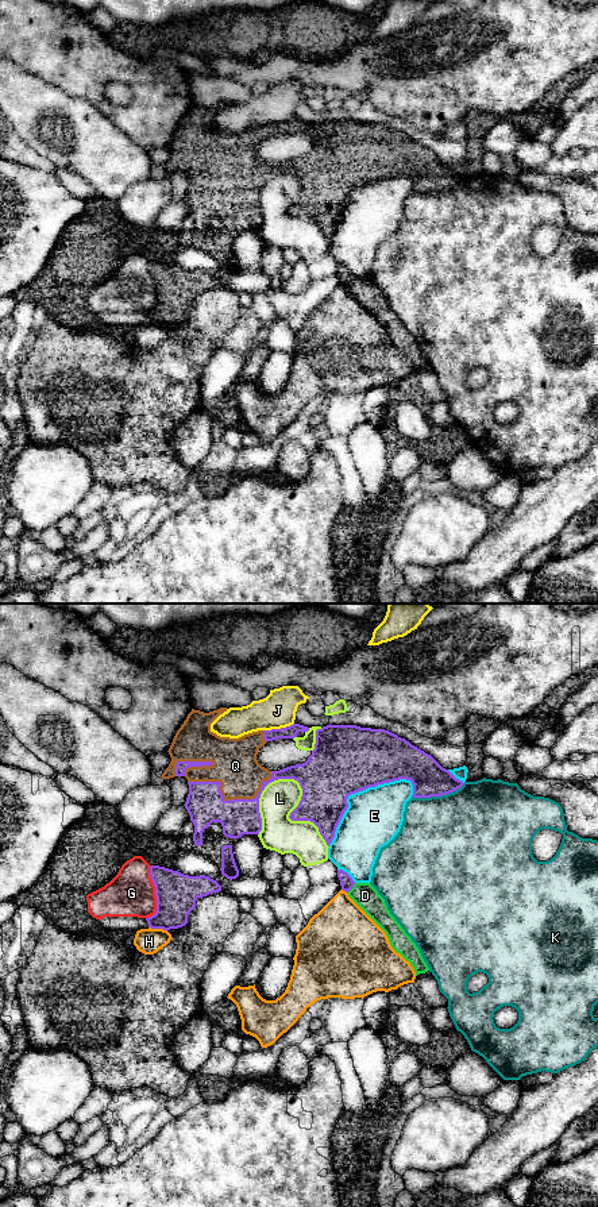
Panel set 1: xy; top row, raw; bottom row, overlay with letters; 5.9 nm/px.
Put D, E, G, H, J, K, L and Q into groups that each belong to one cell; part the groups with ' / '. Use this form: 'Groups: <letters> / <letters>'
Groups: D Q / E / G / H / J / K / L

